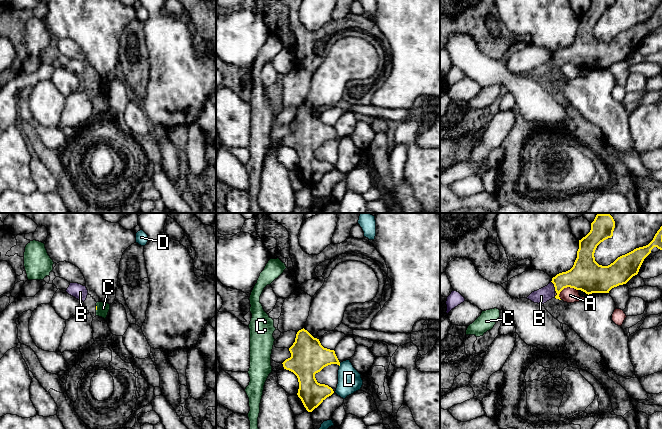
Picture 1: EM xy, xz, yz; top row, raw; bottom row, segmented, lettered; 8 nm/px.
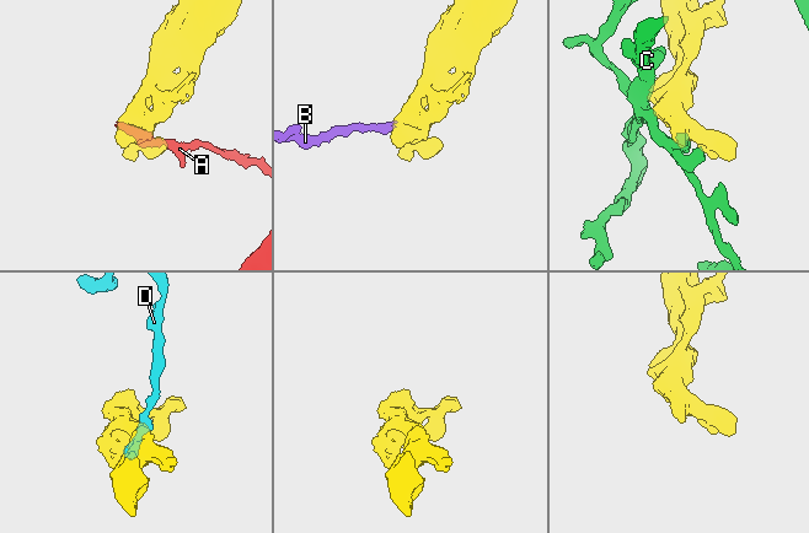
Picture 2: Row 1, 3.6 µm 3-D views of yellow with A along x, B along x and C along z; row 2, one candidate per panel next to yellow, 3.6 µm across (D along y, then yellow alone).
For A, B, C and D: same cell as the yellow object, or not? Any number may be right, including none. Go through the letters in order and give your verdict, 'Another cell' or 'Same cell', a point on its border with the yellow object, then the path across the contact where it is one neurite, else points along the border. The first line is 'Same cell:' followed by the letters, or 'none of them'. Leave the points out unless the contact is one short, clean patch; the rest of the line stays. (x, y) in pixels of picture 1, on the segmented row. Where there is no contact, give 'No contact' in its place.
Same cell: none of them
A: Another cell. Touches yellow at yz (566, 287). Boundary: yz (577, 289), (565, 287), (555, 296)
B: Another cell. Touches yellow at yz (554, 286). Boundary: yz (551, 281), (555, 290)
C: Another cell. Touches yellow at xy (96, 308)
D: Another cell. Touches yellow at xz (339, 365)

